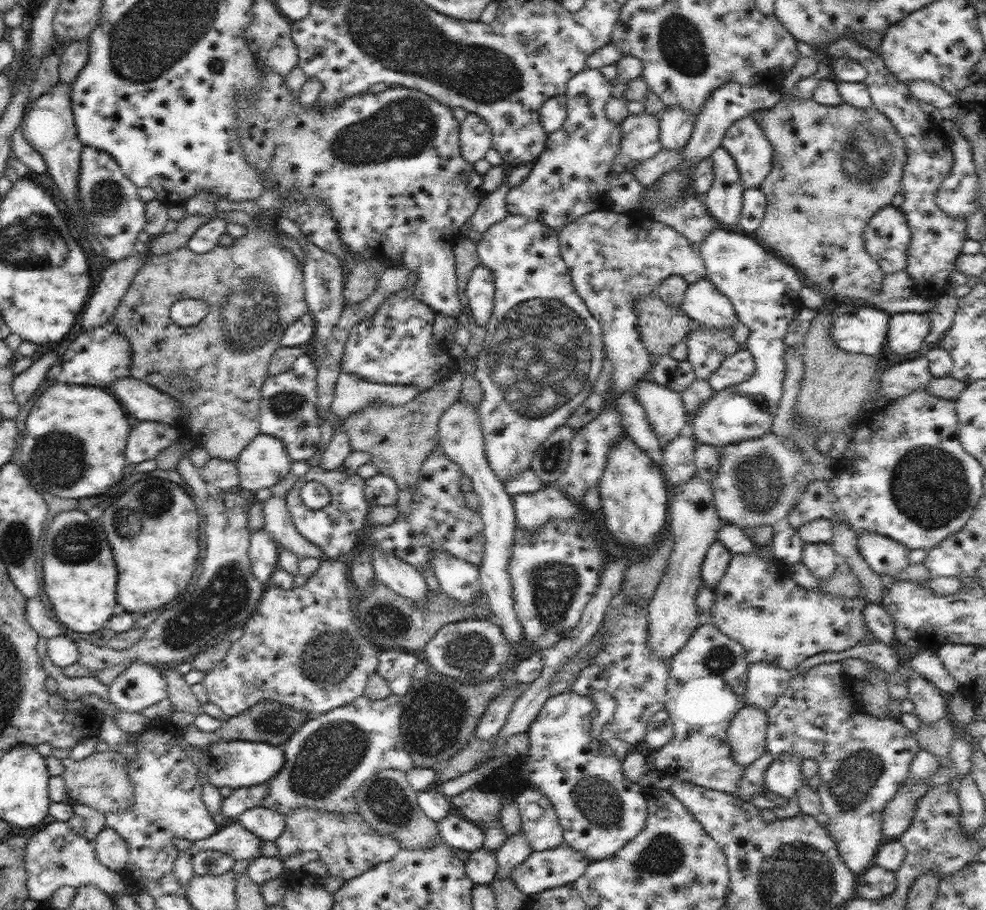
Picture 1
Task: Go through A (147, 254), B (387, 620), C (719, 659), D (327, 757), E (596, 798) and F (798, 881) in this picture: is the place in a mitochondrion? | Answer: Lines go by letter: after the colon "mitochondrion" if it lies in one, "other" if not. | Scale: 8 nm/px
A: other
B: mitochondrion
C: mitochondrion
D: mitochondrion
E: mitochondrion
F: mitochondrion

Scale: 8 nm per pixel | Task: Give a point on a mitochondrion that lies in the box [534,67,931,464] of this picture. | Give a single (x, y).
(868, 151)

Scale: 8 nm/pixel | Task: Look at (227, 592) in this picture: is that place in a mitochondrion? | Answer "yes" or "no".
yes

